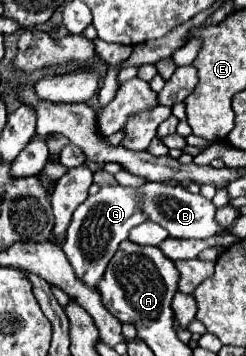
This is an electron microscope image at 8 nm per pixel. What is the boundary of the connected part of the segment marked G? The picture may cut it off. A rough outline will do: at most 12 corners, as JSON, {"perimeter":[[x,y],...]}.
{"perimeter":[[101,187],[73,213],[63,251],[89,289],[145,221],[137,189]]}

